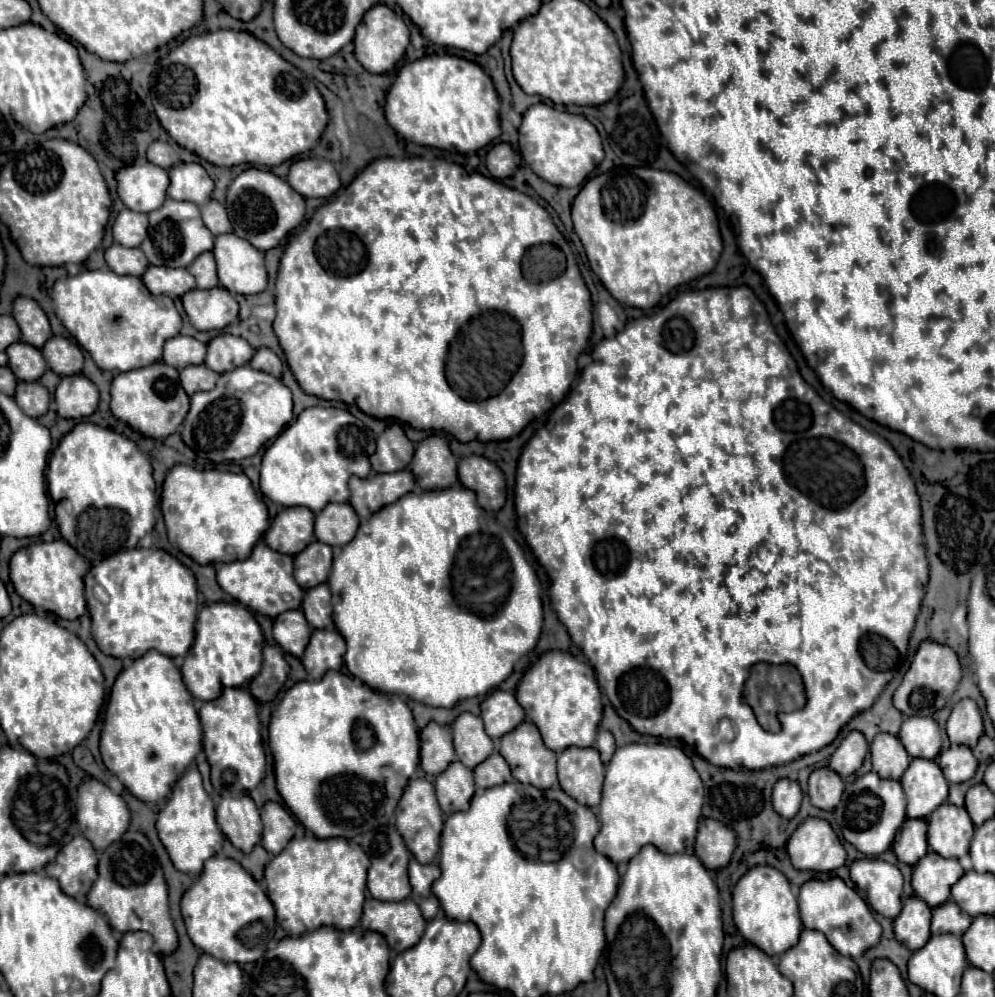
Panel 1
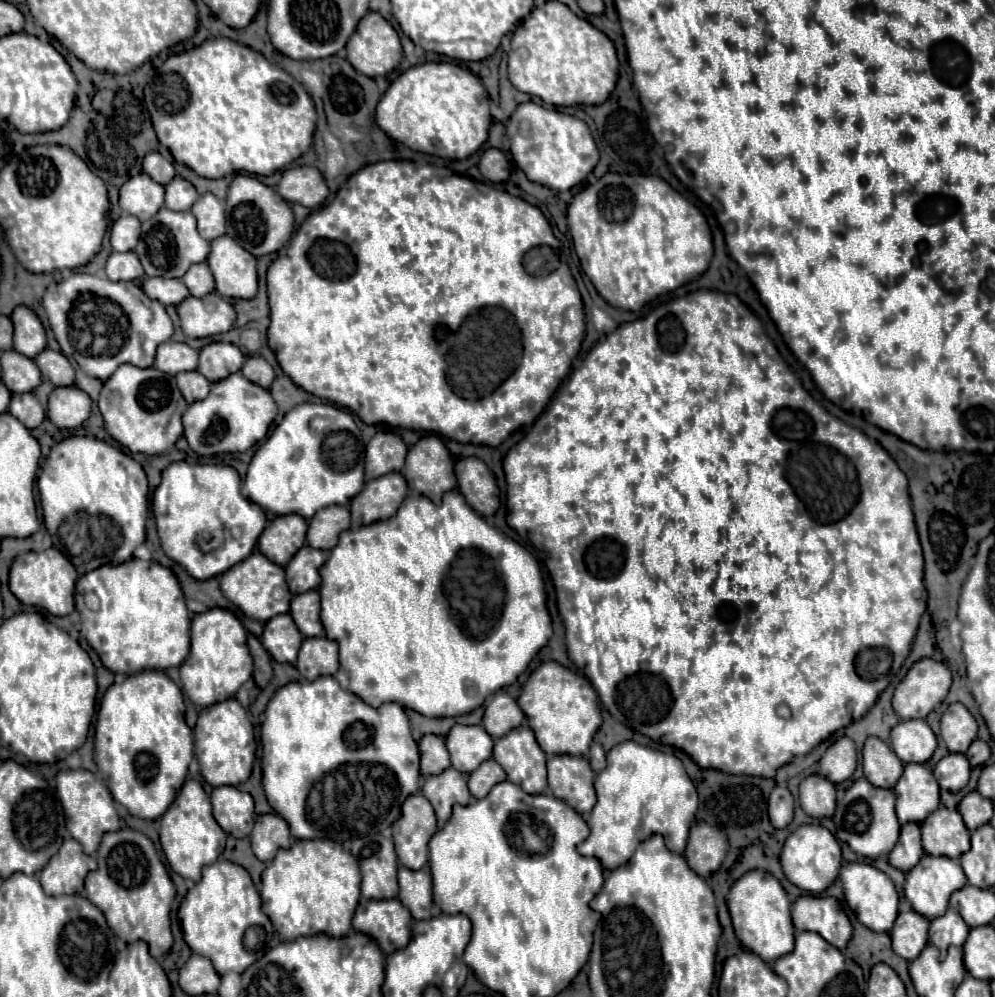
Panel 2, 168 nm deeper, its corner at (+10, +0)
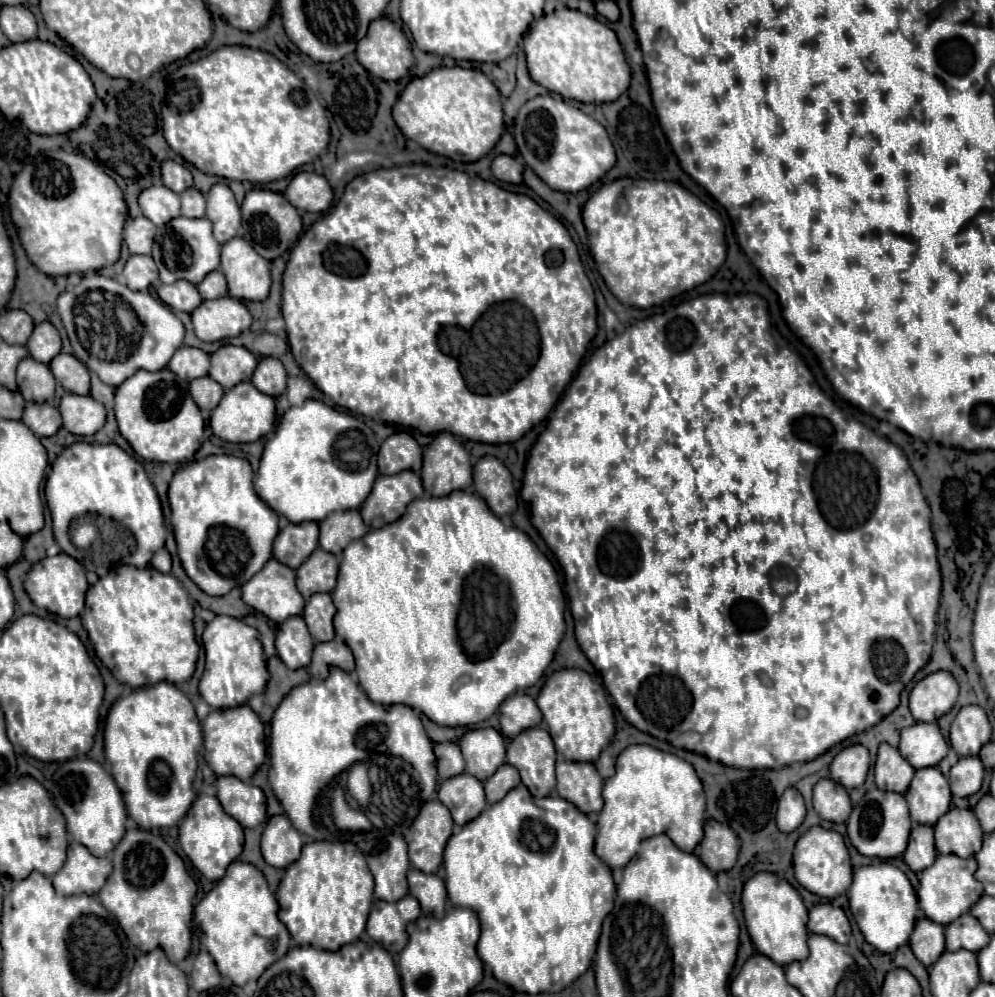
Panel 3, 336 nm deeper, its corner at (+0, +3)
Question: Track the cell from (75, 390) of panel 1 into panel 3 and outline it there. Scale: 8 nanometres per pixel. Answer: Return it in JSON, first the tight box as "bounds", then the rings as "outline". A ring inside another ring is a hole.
{"bounds":[60,394,106,436],"outline":[[[66,394],[60,402],[62,424],[76,436],[90,436],[106,424],[106,410],[92,396]]]}

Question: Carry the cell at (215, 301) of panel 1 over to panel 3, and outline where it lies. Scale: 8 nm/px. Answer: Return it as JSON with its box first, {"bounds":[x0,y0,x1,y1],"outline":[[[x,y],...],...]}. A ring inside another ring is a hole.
{"bounds":[192,298,252,342],"outline":[[[218,298],[214,302],[202,302],[192,314],[194,332],[204,342],[216,342],[242,334],[252,324],[252,314],[236,298]]]}

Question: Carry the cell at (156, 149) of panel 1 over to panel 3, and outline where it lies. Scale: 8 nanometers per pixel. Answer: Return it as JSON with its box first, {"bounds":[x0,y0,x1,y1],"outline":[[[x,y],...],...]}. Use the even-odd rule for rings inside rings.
{"bounds":[162,160,192,194],"outline":[[[166,160],[162,164],[162,182],[166,188],[170,188],[172,192],[180,194],[182,190],[192,186],[192,174],[188,172],[186,166],[176,164],[172,160]]]}

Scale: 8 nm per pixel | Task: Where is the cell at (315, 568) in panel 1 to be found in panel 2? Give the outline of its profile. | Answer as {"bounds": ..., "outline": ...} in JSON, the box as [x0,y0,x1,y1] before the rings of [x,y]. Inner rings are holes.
{"bounds":[286,545,326,593],"outline":[[[304,545],[292,561],[286,565],[286,581],[292,593],[304,593],[308,589],[316,589],[320,585],[320,565],[326,561],[326,553],[322,549],[314,549]]]}

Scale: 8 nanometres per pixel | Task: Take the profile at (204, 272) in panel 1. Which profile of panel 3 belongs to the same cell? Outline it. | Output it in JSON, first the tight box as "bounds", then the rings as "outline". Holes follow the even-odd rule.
{"bounds":[198,270,228,300],"outline":[[[220,270],[210,272],[200,284],[198,284],[198,292],[202,294],[204,300],[216,300],[228,294],[228,286],[226,286],[226,278]]]}

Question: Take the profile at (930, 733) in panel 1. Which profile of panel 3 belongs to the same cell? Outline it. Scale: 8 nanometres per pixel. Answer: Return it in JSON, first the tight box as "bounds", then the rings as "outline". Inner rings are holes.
{"bounds":[898,722,948,770],"outline":[[[916,722],[914,726],[902,728],[898,750],[916,770],[938,766],[940,760],[948,754],[948,746],[938,724],[928,722]]]}

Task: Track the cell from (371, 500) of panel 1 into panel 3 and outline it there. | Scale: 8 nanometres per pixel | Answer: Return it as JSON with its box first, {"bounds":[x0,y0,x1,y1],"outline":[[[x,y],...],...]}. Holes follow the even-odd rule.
{"bounds":[360,470,422,528],"outline":[[[410,470],[394,476],[378,476],[360,512],[368,528],[382,528],[384,524],[396,522],[404,514],[408,502],[422,496],[422,480]]]}

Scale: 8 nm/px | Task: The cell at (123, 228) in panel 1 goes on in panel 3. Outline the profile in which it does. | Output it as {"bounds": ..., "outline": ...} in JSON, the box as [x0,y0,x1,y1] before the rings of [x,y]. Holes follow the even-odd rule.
{"bounds":[124,216,156,254],"outline":[[[138,216],[134,220],[128,220],[124,226],[124,242],[130,254],[150,254],[154,244],[154,234],[156,226],[148,218]]]}

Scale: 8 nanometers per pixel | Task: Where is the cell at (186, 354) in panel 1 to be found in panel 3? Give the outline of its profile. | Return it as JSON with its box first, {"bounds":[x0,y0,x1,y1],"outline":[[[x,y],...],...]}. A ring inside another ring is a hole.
{"bounds":[168,346,210,380],"outline":[[[182,346],[176,350],[176,354],[172,356],[168,368],[178,374],[180,378],[196,380],[202,376],[208,376],[208,368],[210,368],[210,356],[198,348],[188,348]]]}

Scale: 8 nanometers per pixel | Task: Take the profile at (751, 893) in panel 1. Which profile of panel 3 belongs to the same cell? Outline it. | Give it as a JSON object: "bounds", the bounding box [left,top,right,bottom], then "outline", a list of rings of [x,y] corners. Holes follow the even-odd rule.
{"bounds":[742,874,808,966],"outline":[[[756,874],[744,886],[742,908],[744,908],[744,920],[746,920],[748,934],[760,954],[766,954],[772,962],[780,966],[806,958],[808,954],[806,950],[808,912],[794,886],[790,886],[786,880],[778,878],[776,874]]]}

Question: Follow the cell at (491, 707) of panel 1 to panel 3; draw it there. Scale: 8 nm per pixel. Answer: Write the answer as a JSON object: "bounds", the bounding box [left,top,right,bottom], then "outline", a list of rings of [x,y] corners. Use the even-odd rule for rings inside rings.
{"bounds":[500,694,542,736],"outline":[[[514,694],[514,698],[506,698],[506,702],[502,702],[500,706],[500,730],[506,736],[516,736],[526,728],[536,728],[542,724],[542,714],[534,702],[532,696],[528,694]]]}

